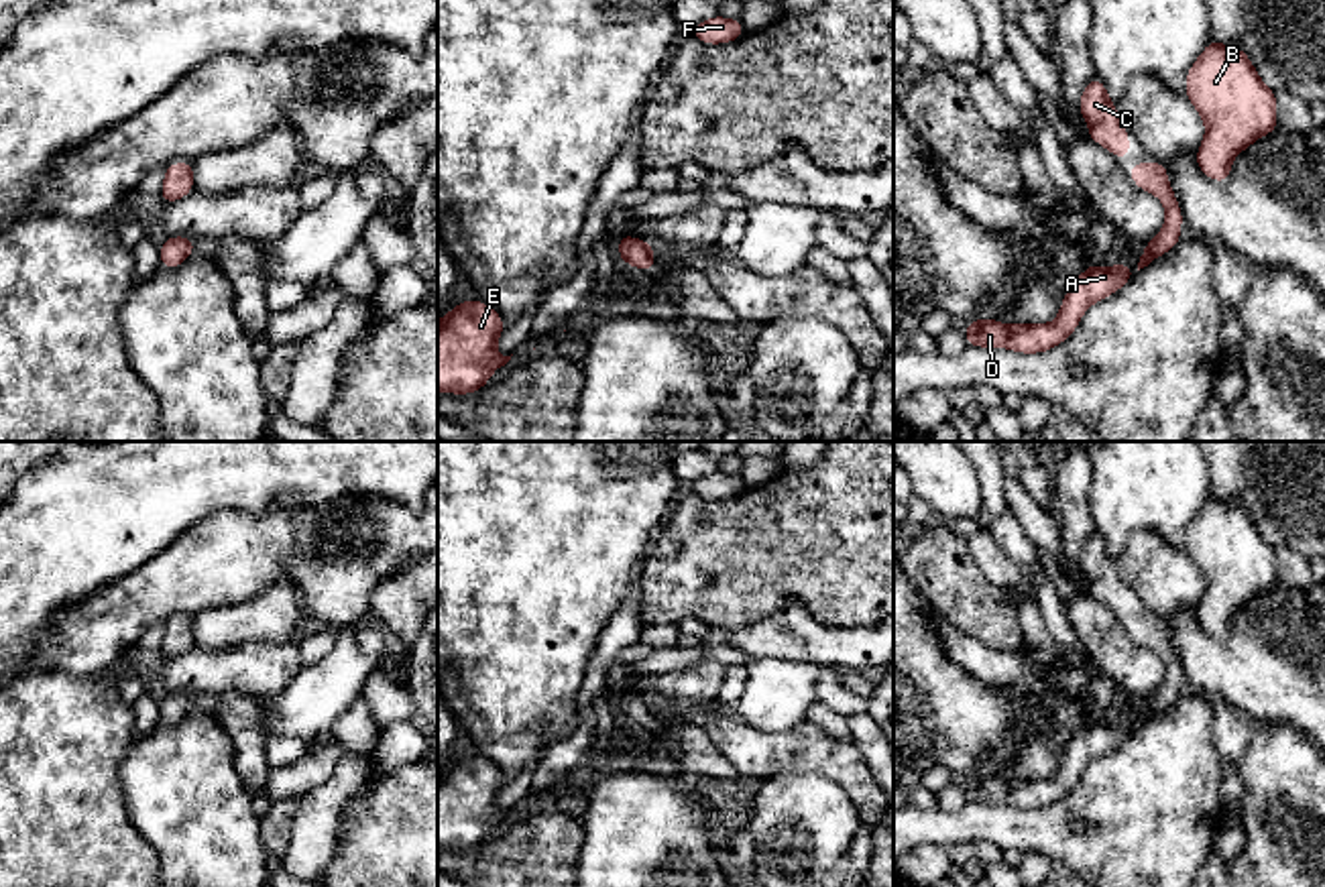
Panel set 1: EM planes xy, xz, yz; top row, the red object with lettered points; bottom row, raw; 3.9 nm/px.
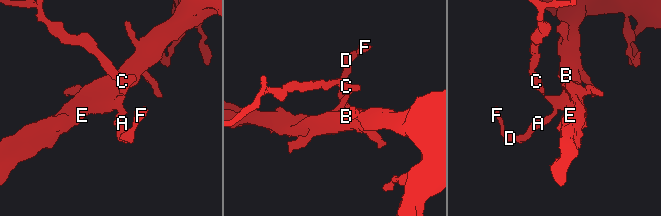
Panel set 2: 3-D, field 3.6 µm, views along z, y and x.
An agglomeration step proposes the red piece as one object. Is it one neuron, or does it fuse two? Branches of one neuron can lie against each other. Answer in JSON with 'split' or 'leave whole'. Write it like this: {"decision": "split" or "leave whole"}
{"decision": "leave whole"}

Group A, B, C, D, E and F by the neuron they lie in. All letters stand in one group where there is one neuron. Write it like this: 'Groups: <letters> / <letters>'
Groups: A B C D E F

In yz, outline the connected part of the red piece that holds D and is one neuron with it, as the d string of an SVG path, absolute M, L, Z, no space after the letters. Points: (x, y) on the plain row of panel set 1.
M1121 716L1115 722L1087 720L1085 728L1067 745L1052 779L1005 781L991 773L975 775L963 781L967 802L1005 804L1020 810L1048 808L1071 793L1093 759L1117 749L1134 728Z

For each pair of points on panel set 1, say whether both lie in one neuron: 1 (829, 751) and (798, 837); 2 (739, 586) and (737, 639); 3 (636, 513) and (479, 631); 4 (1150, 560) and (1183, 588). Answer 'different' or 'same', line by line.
1: different
2: different
3: same
4: same

